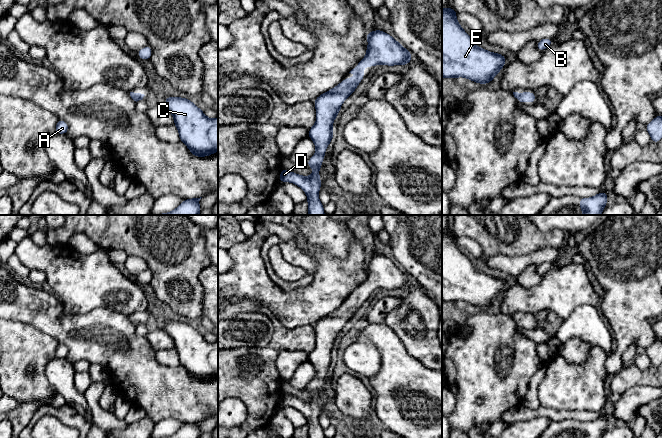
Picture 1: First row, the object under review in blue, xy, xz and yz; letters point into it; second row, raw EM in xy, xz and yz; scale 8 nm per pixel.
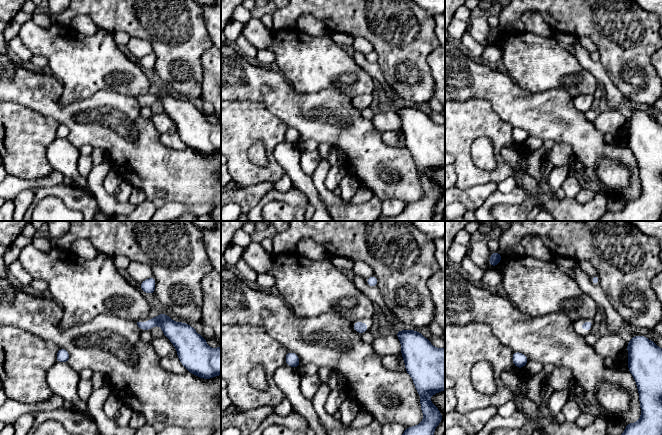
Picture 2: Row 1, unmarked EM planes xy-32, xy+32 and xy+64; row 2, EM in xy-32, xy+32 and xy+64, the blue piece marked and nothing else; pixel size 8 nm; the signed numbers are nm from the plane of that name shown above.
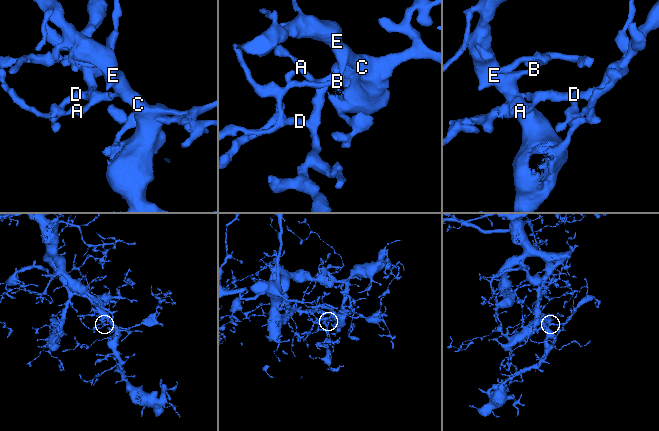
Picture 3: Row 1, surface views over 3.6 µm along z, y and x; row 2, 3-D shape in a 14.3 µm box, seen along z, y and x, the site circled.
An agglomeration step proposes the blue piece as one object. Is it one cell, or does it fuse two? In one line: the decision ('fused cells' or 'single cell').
single cell

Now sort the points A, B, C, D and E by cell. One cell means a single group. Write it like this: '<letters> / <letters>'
A B C D E

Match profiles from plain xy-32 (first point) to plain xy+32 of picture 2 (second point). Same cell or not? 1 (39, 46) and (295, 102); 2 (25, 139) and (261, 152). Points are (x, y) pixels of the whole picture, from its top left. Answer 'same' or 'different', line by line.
1: different
2: different

